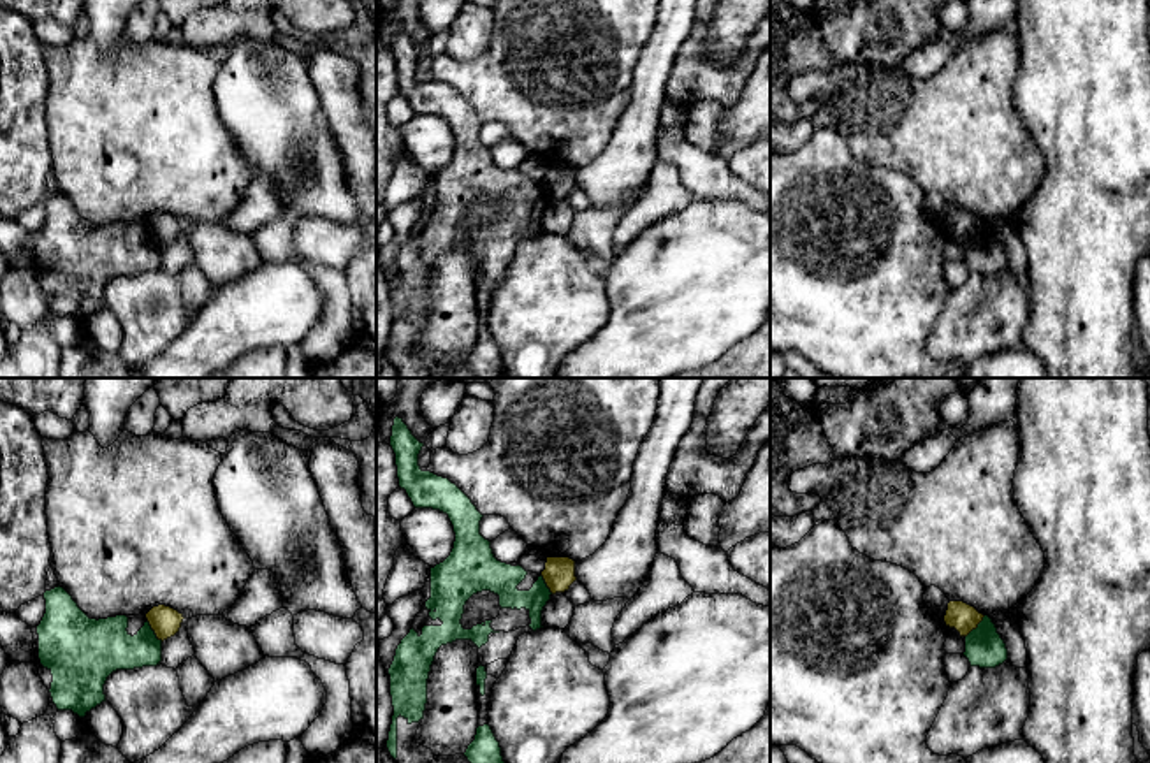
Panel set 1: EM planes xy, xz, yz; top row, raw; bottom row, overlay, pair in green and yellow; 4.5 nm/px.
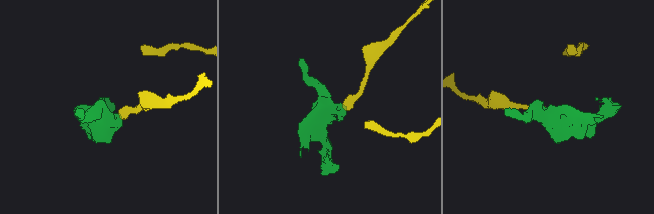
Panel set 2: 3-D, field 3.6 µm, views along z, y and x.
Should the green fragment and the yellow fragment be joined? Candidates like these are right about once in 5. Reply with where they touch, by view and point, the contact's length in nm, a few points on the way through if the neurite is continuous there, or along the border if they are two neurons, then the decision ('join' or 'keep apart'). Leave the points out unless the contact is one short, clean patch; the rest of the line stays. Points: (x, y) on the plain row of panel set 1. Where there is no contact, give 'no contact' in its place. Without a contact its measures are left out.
meets green in yz at (978, 232); contact 140 nm long; border along yz (985, 222), (966, 243); keep apart

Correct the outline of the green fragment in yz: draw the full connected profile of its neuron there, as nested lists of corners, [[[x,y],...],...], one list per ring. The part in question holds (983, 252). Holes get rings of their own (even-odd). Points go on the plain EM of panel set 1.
[[[988,222],[965,243],[965,258],[971,272],[995,274],[1008,265],[1008,255]]]

